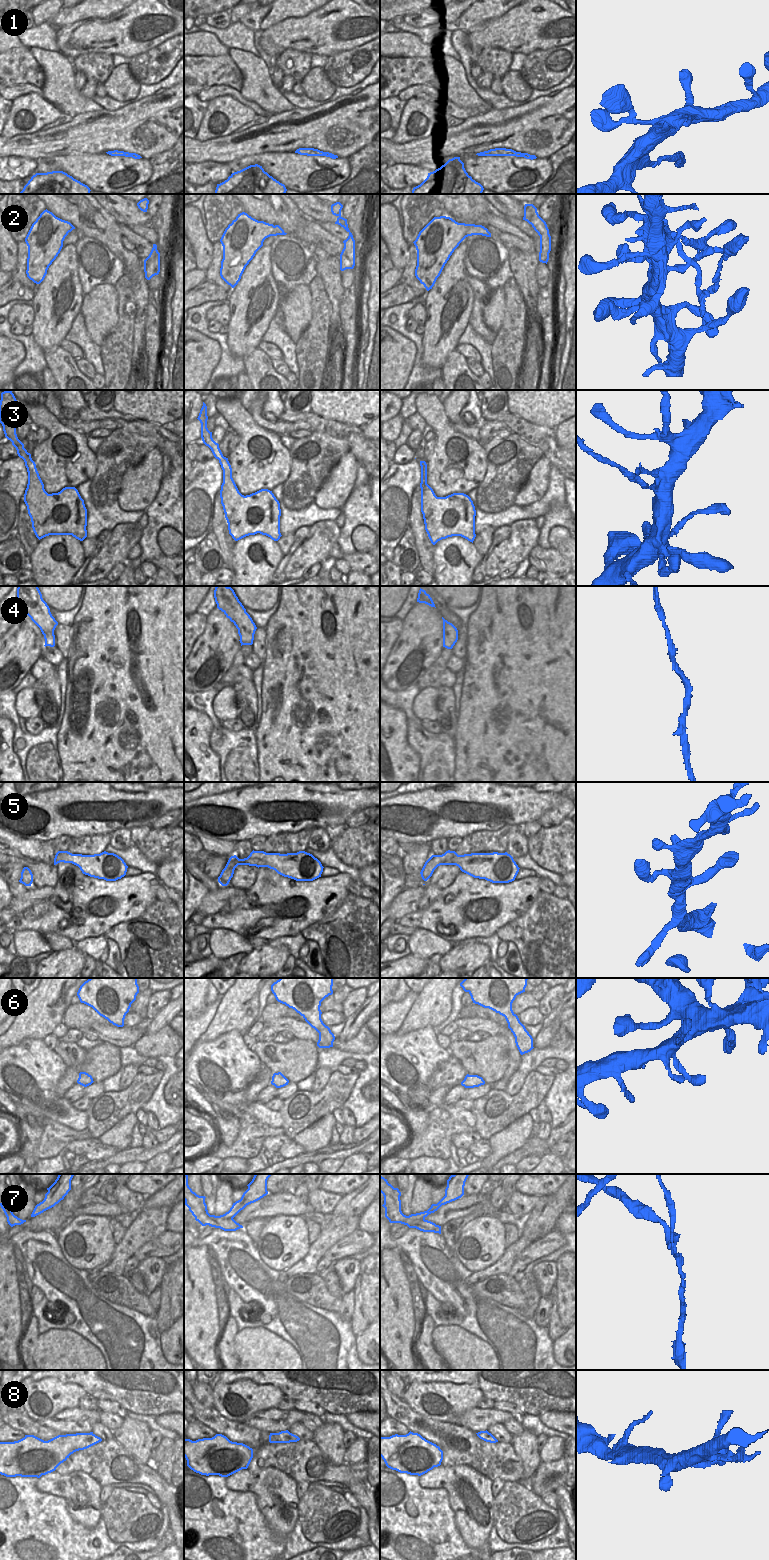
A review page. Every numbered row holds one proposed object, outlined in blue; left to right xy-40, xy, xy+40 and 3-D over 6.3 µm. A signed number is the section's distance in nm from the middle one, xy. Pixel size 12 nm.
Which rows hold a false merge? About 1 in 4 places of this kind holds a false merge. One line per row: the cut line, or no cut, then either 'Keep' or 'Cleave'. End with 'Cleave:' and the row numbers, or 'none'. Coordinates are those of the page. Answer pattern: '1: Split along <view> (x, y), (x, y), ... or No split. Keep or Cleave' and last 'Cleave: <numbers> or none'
1: No split. Keep
2: Split along xy+40 (474, 224), (470, 226), (466, 236). Cleave
3: Split along xy-40 (30, 456), (24, 460). Cleave
4: No split. Keep
5: No split. Keep
6: No split. Keep
7: Split along xy (226, 1212), (225, 1216), (232, 1219). Cleave
8: No split. Keep
Cleave: 2, 3, 7.

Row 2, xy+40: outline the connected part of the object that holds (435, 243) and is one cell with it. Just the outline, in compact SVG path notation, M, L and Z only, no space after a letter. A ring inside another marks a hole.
M440 216L434 217L419 232L413 242L417 250L415 276L427 291L432 289L454 250L467 237L467 232L471 225L475 224L458 223L450 217Z

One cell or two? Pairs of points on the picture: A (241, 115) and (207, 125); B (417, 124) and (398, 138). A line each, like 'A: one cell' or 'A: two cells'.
A: one cell
B: one cell

